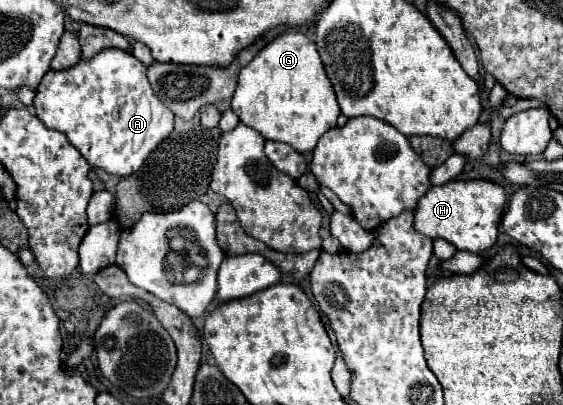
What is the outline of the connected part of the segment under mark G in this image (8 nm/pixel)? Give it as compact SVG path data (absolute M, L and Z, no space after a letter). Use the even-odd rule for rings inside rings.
M302 31L280 33L240 71L238 87L232 97L232 111L244 125L258 131L264 139L288 143L298 149L298 153L314 149L318 139L328 129L336 127L340 115L316 43Z

